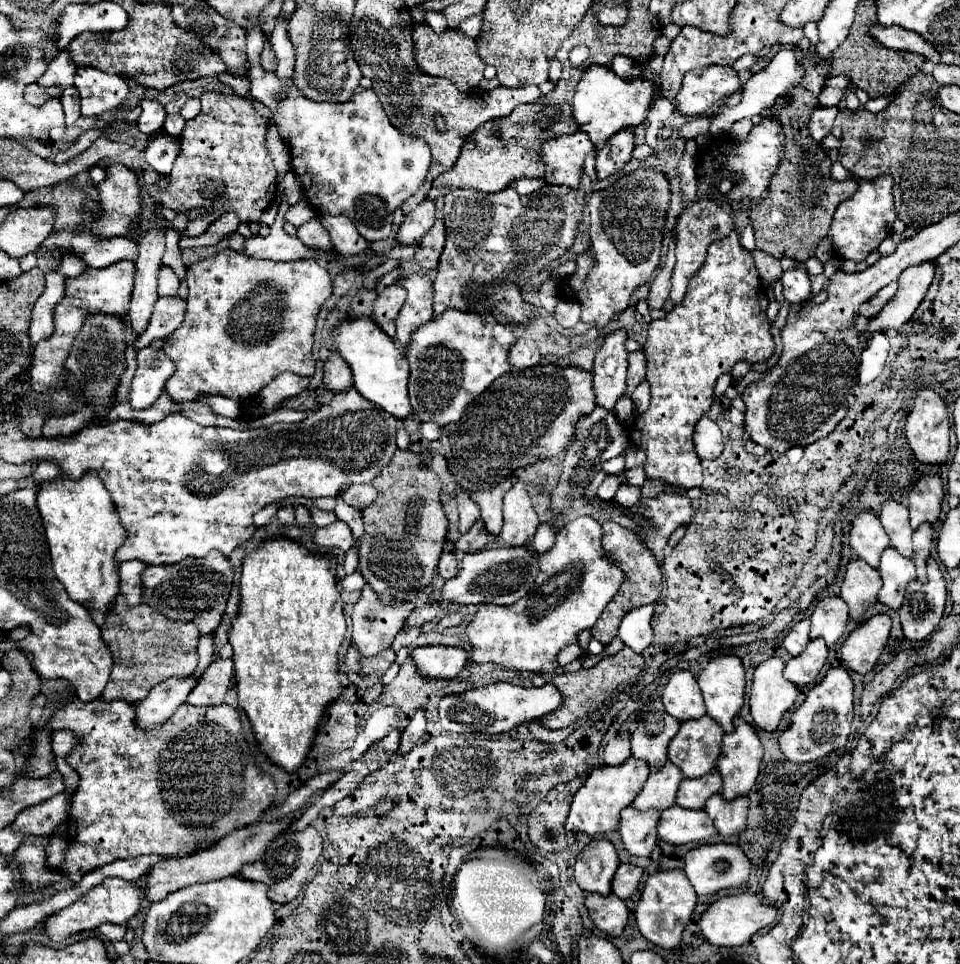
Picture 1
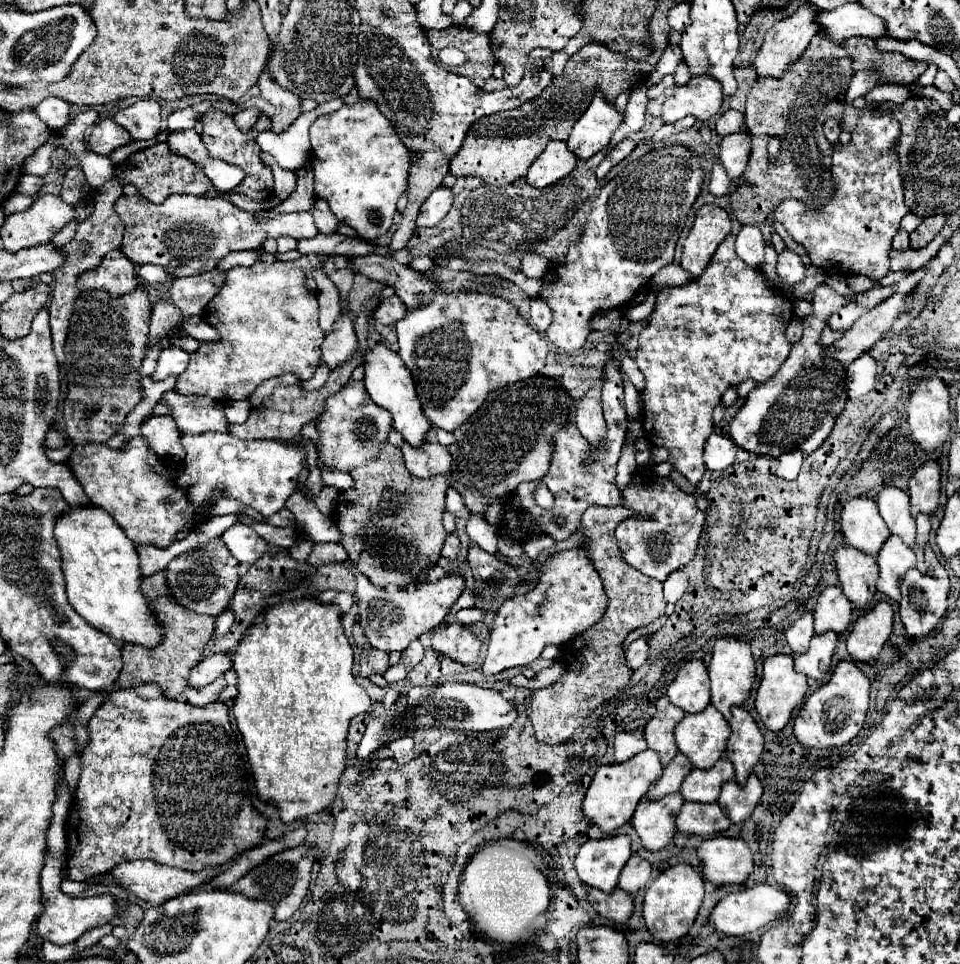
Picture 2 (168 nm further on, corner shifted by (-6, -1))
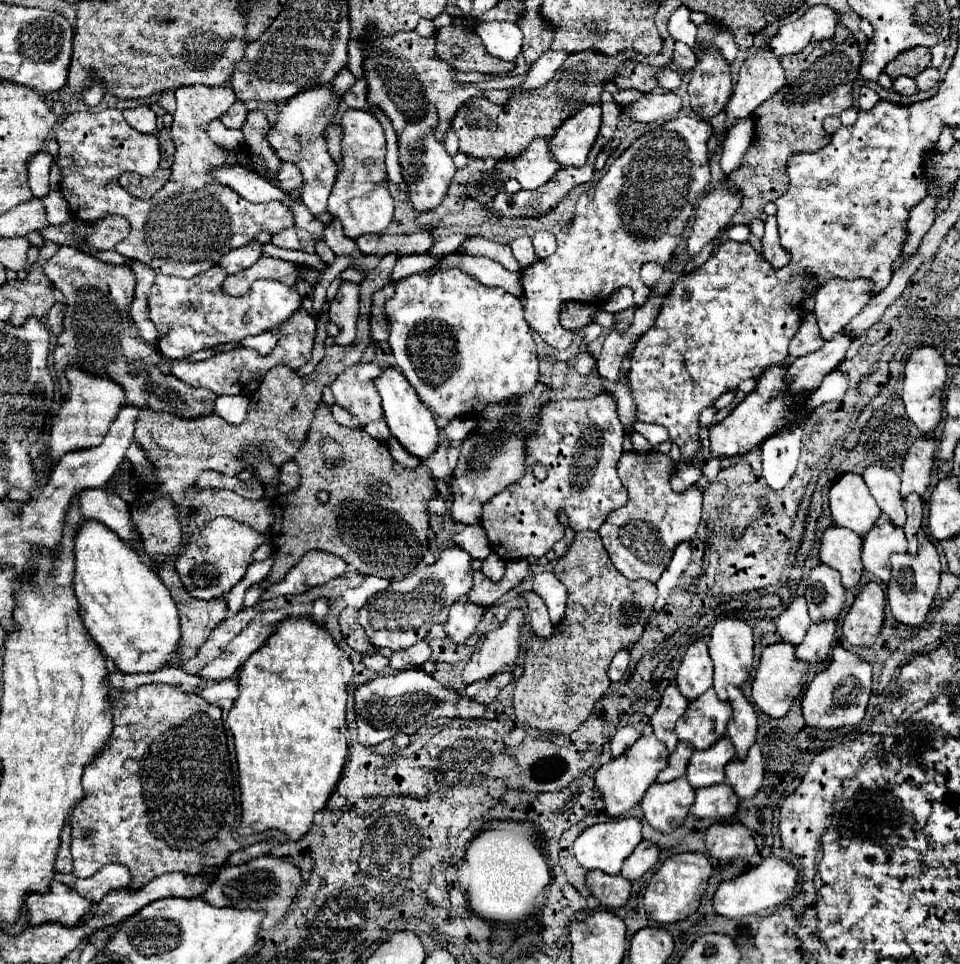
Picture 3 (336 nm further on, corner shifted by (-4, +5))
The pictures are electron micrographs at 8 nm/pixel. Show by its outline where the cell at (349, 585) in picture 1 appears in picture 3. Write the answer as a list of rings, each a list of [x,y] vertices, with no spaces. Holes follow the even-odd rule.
[[[319,597],[315,603],[313,603],[313,611],[311,611],[311,617],[315,617],[317,623],[323,621],[323,617],[329,613],[329,599],[325,597]]]

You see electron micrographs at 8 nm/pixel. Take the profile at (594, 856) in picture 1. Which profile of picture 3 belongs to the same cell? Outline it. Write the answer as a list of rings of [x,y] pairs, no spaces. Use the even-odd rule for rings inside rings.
[[[625,817],[625,819],[615,819],[607,823],[597,823],[587,827],[573,843],[575,859],[585,871],[599,869],[607,875],[617,875],[621,871],[621,863],[633,853],[633,849],[641,843],[641,823],[637,817]]]

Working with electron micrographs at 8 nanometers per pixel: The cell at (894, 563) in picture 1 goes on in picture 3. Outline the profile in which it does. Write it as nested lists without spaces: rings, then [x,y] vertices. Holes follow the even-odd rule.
[[[881,515],[873,529],[863,539],[863,565],[869,573],[881,579],[885,585],[891,579],[889,557],[893,553],[907,553],[907,539],[901,527],[893,525],[887,515]]]

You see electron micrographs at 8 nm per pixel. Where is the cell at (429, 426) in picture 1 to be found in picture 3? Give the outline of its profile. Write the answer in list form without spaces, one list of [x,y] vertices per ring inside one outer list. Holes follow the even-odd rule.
[[[457,417],[457,419],[451,419],[447,423],[447,427],[441,431],[441,435],[449,441],[461,441],[463,437],[467,437],[467,433],[475,427],[475,421],[469,419],[469,417]]]

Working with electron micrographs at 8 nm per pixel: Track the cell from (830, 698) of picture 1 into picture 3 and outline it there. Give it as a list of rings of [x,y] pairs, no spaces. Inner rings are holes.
[[[835,647],[831,665],[809,683],[801,699],[803,719],[809,727],[819,729],[839,729],[847,725],[859,725],[865,715],[869,695],[871,695],[871,665],[847,649]]]

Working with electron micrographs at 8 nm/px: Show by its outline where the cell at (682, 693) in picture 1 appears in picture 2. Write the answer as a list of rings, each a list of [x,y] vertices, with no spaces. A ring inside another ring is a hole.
[[[693,659],[685,663],[675,681],[667,689],[667,697],[673,705],[681,707],[685,713],[699,713],[711,703],[709,677],[703,661]]]

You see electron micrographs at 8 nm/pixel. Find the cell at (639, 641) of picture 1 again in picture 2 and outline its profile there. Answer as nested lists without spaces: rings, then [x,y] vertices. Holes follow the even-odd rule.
[[[641,637],[637,641],[633,641],[627,651],[625,651],[625,661],[627,661],[627,667],[631,671],[639,669],[645,661],[647,661],[647,651],[649,651],[649,645],[647,645],[647,637]]]

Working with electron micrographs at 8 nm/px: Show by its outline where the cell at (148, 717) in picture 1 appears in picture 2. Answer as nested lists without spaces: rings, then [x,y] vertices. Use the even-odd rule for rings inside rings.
[[[217,653],[211,657],[205,657],[197,667],[193,667],[193,673],[189,677],[189,685],[203,687],[213,683],[217,677],[225,675],[231,669],[231,655],[229,653]]]

